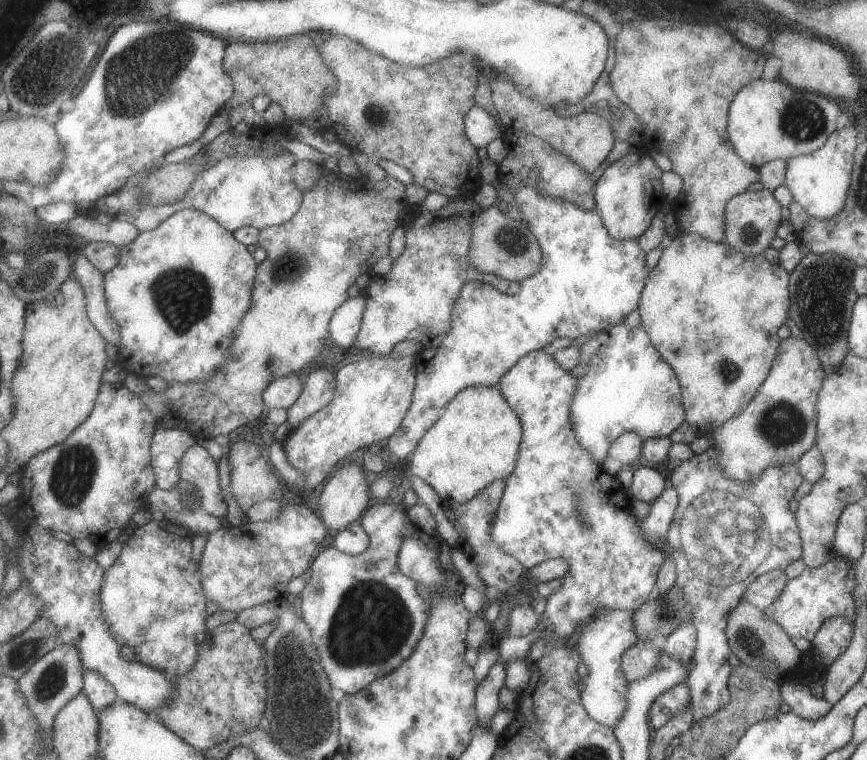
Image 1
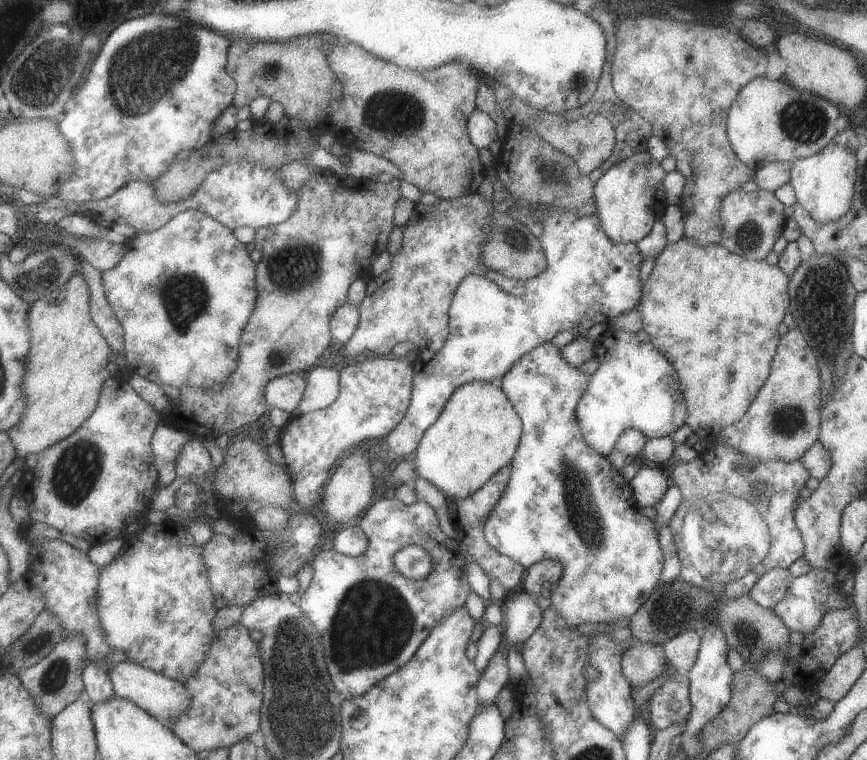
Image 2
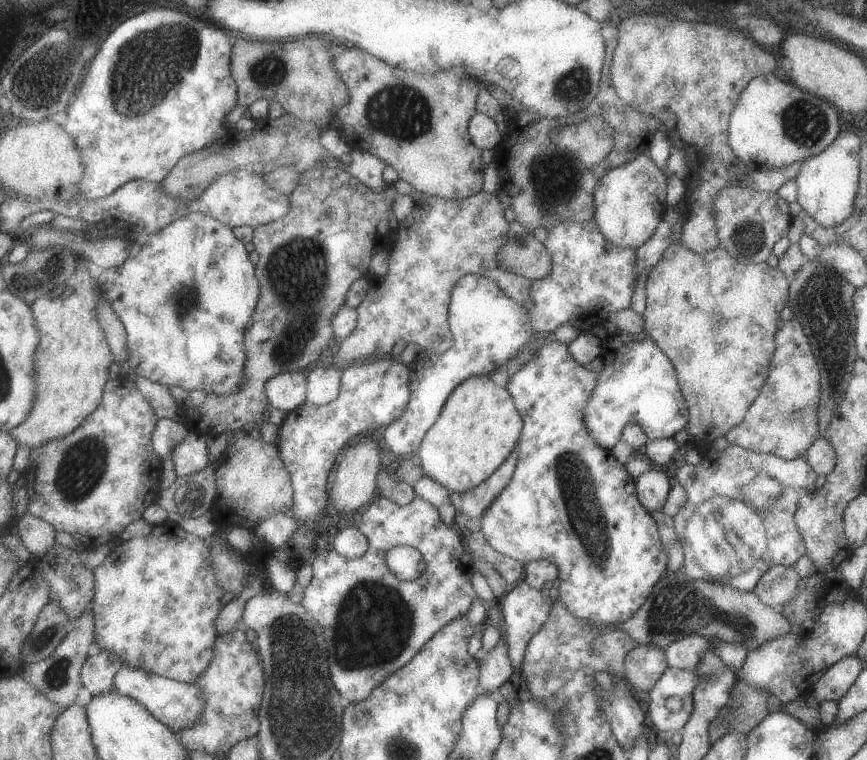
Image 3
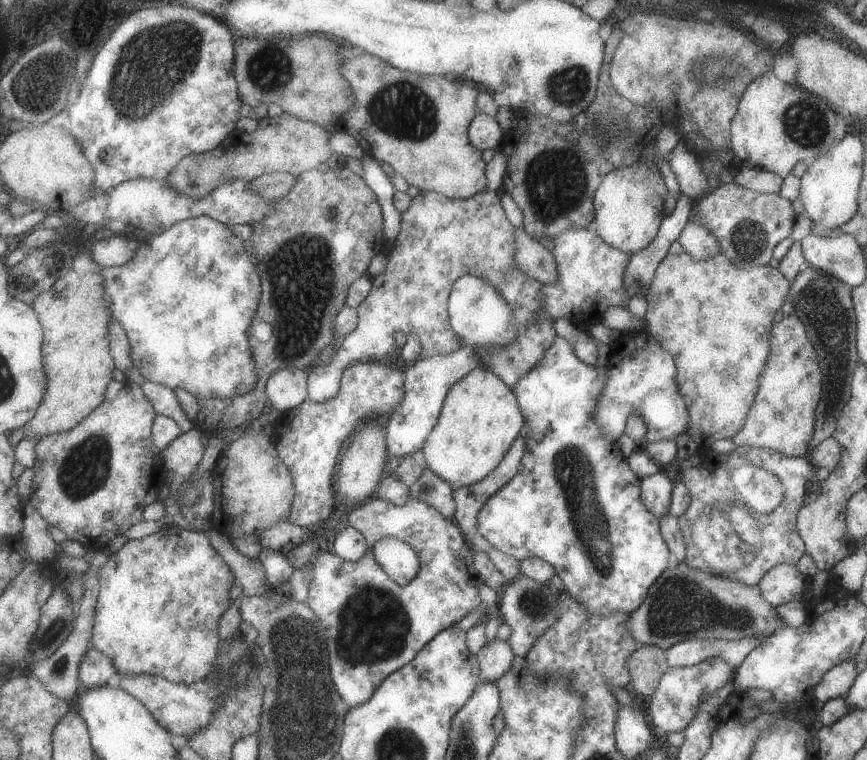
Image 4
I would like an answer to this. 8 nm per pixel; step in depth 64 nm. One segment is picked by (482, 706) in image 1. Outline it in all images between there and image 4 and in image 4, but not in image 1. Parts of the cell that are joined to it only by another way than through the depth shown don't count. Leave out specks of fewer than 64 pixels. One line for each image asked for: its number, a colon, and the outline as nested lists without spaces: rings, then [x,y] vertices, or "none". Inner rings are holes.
2: [[[505,650],[497,652],[489,666],[485,668],[483,672],[483,678],[481,678],[481,684],[477,688],[479,692],[479,700],[481,700],[481,708],[483,706],[491,706],[491,704],[497,704],[497,696],[503,688],[509,688],[511,682],[511,670],[509,670],[509,664],[507,664],[507,654]]]
3: [[[501,642],[495,646],[487,656],[481,660],[481,690],[483,694],[497,694],[503,684],[515,674],[513,662],[509,656],[509,646],[507,642]]]
4: [[[495,638],[487,642],[479,652],[479,666],[483,670],[483,682],[497,682],[501,676],[507,676],[511,672],[511,664],[515,662],[513,646],[511,642],[505,642],[501,638]]]

